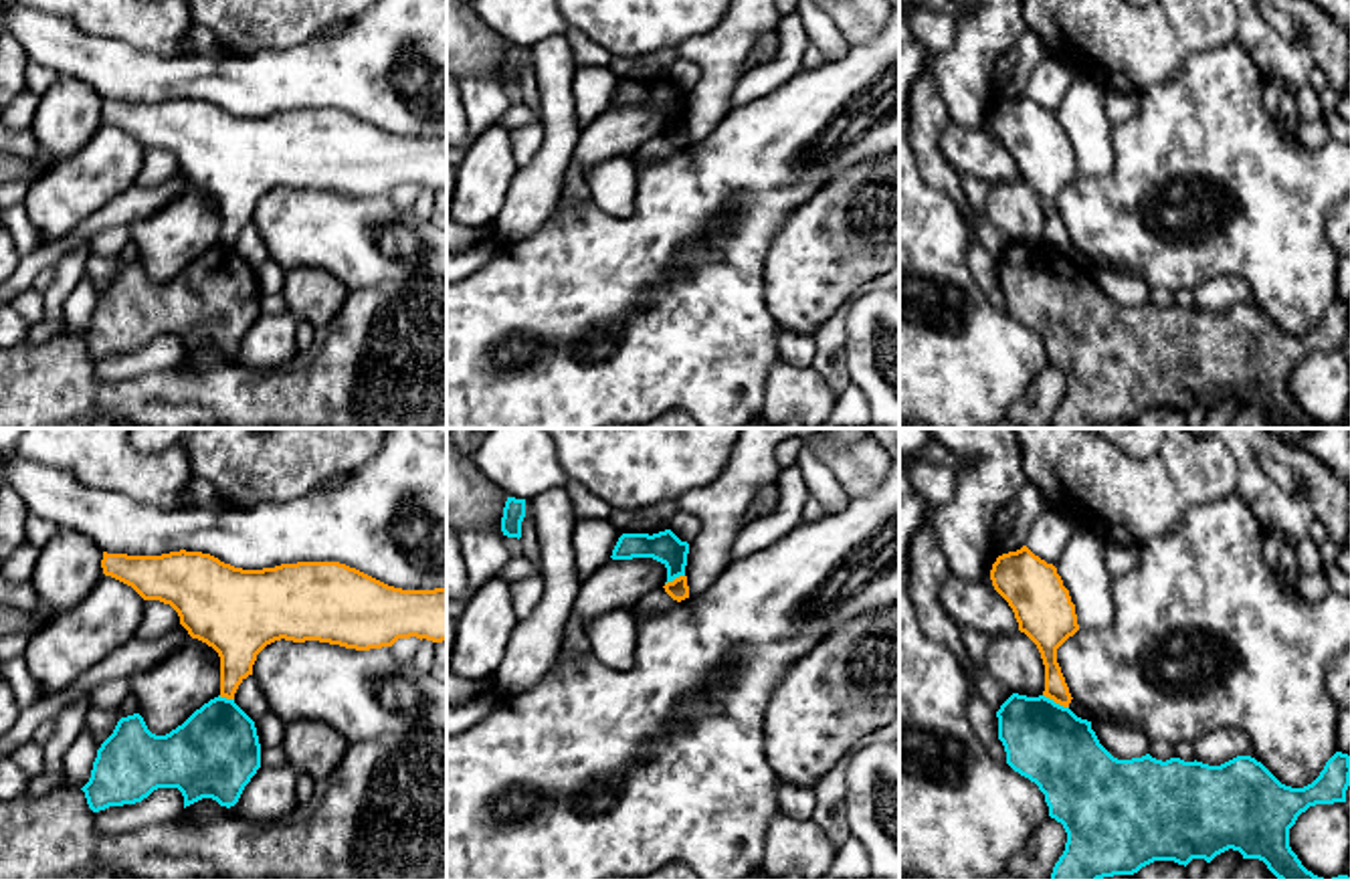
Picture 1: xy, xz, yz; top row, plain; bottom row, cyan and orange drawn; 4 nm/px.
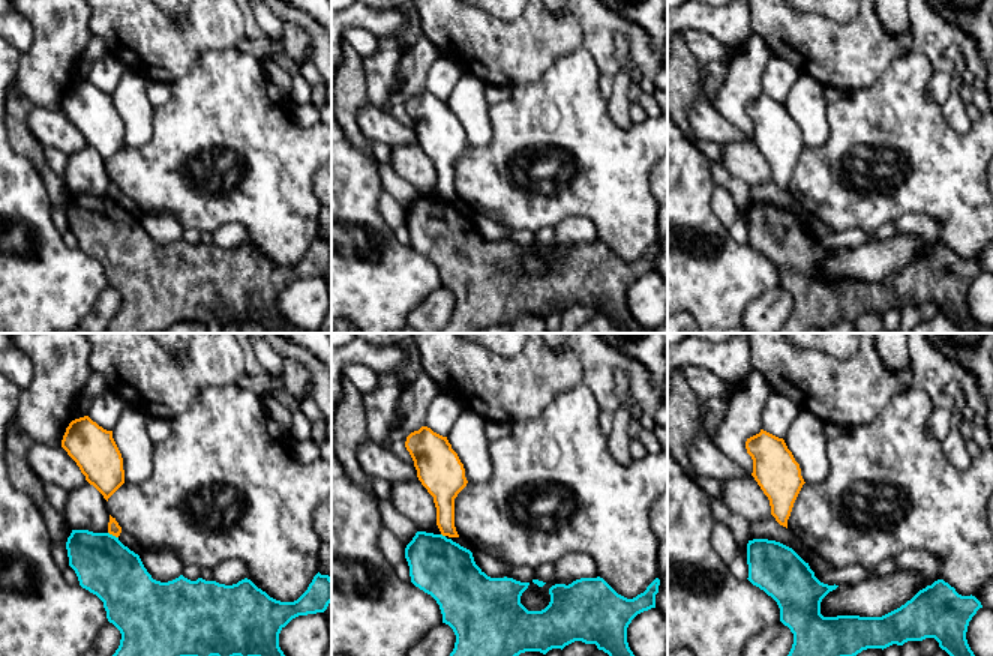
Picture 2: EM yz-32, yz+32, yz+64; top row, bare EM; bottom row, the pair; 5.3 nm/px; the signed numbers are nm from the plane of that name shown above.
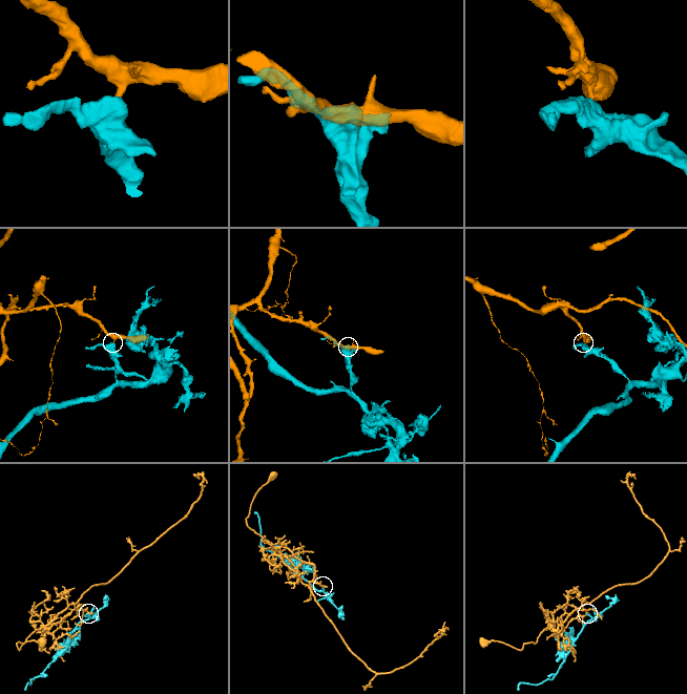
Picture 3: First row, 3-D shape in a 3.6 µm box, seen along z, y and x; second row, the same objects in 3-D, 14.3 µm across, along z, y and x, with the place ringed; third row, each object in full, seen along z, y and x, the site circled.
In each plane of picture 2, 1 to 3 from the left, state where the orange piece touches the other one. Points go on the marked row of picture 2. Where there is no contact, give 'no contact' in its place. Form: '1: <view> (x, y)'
1: yz-32 (111, 535)
2: yz+32 (441, 535)
3: no contact

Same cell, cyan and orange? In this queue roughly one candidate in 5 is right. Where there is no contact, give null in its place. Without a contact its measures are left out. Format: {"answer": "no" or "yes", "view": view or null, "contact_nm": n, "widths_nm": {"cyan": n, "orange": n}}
{"answer": "no", "view": "yz", "contact_nm": 120, "widths_nm": {"cyan": 320, "orange": 110}}

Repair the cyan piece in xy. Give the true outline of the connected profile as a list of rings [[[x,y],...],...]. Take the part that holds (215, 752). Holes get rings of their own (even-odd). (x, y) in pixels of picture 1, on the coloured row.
[[[218,695],[166,736],[152,734],[139,713],[121,717],[81,790],[93,812],[141,802],[158,788],[178,788],[184,808],[202,798],[230,808],[259,768],[255,721]]]

